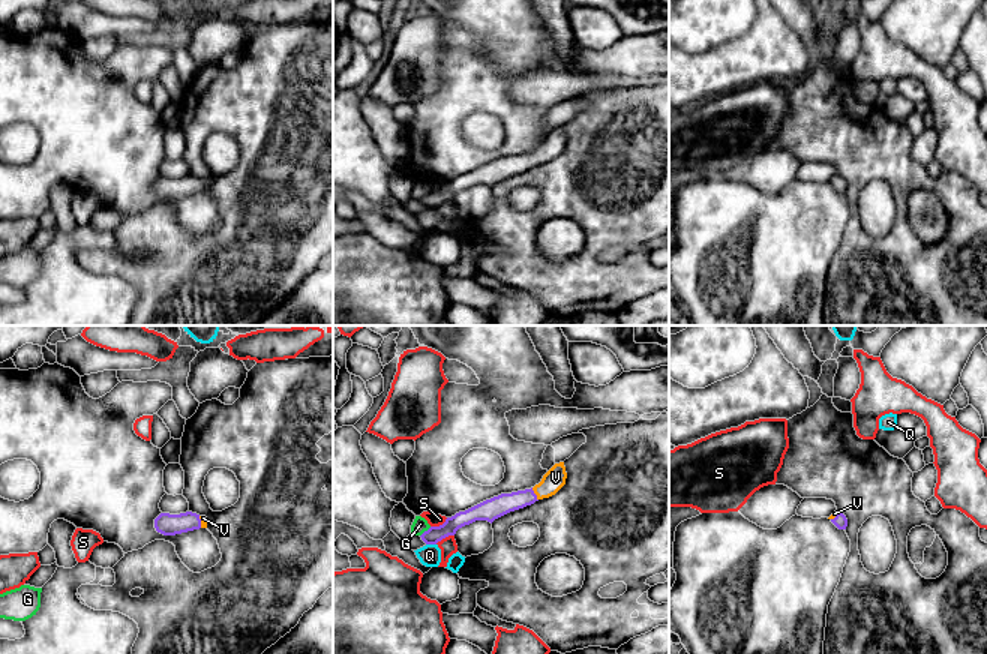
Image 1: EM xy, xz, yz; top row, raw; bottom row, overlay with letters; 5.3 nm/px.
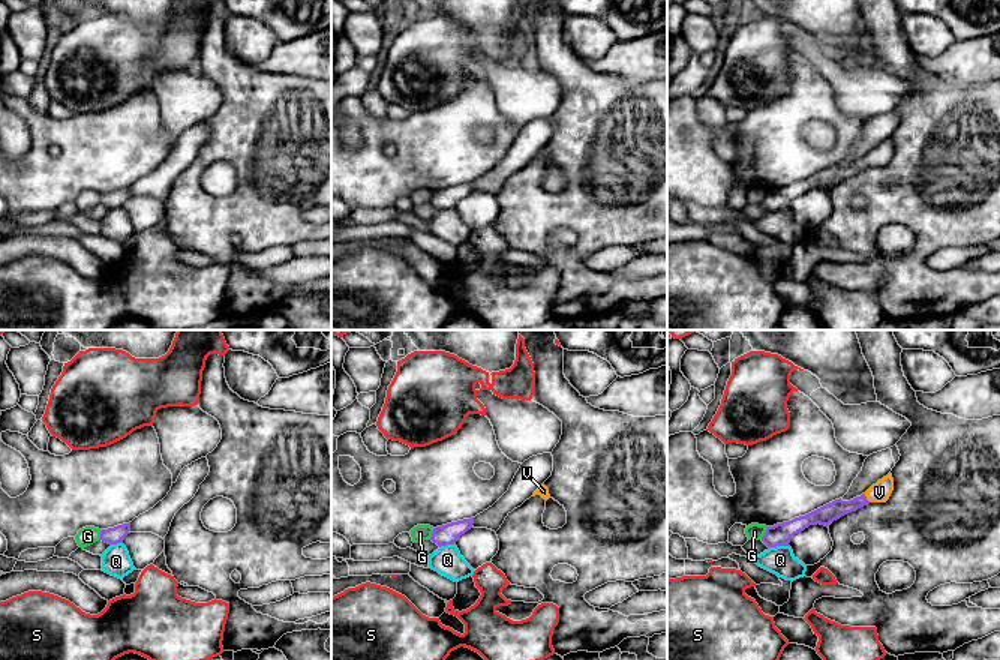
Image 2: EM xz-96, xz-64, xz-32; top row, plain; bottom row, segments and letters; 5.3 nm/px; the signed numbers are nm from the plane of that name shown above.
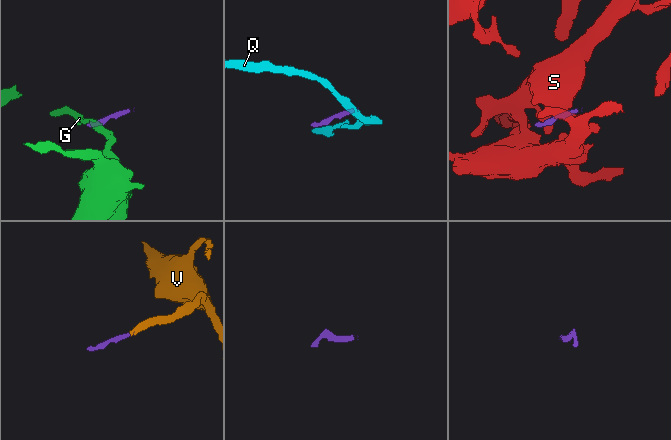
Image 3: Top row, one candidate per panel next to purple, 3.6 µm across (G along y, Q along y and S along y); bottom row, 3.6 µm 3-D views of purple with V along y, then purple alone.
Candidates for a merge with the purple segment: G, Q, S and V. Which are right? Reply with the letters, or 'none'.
V

